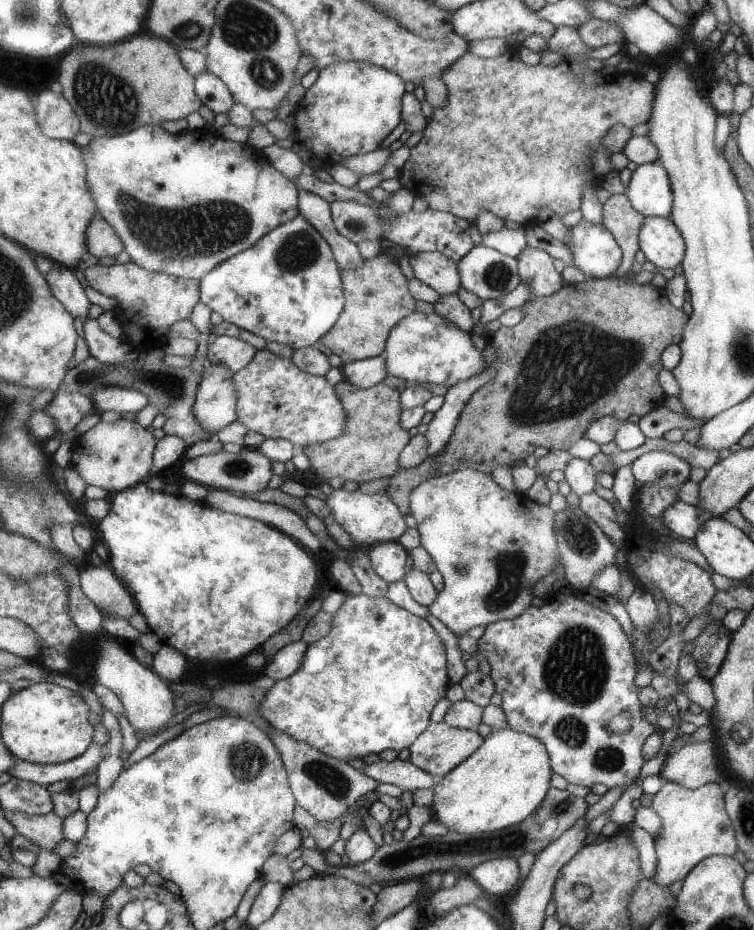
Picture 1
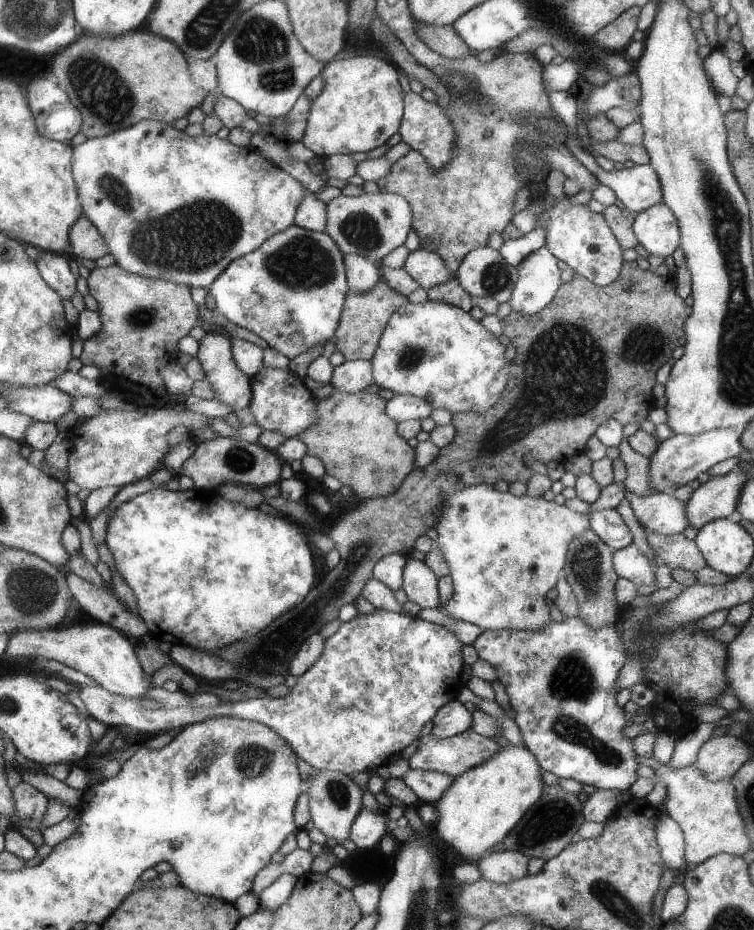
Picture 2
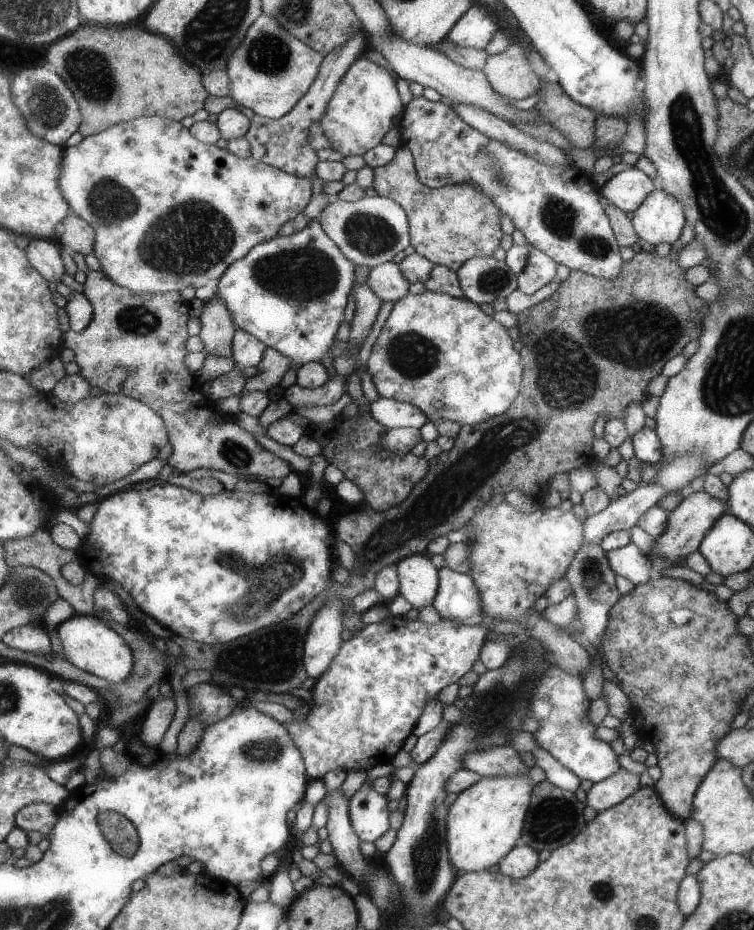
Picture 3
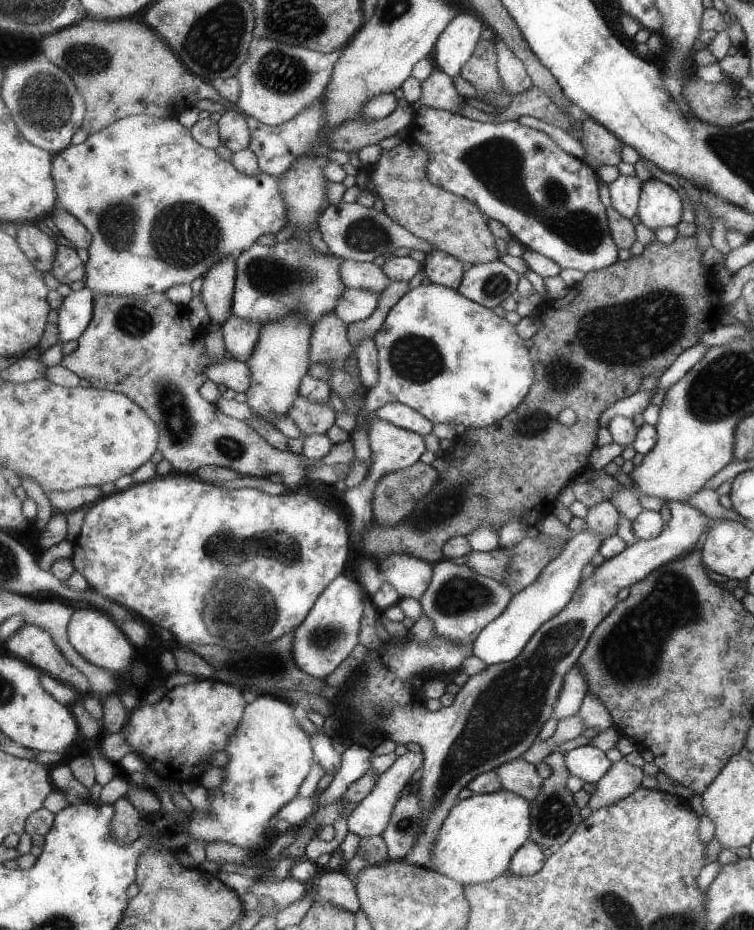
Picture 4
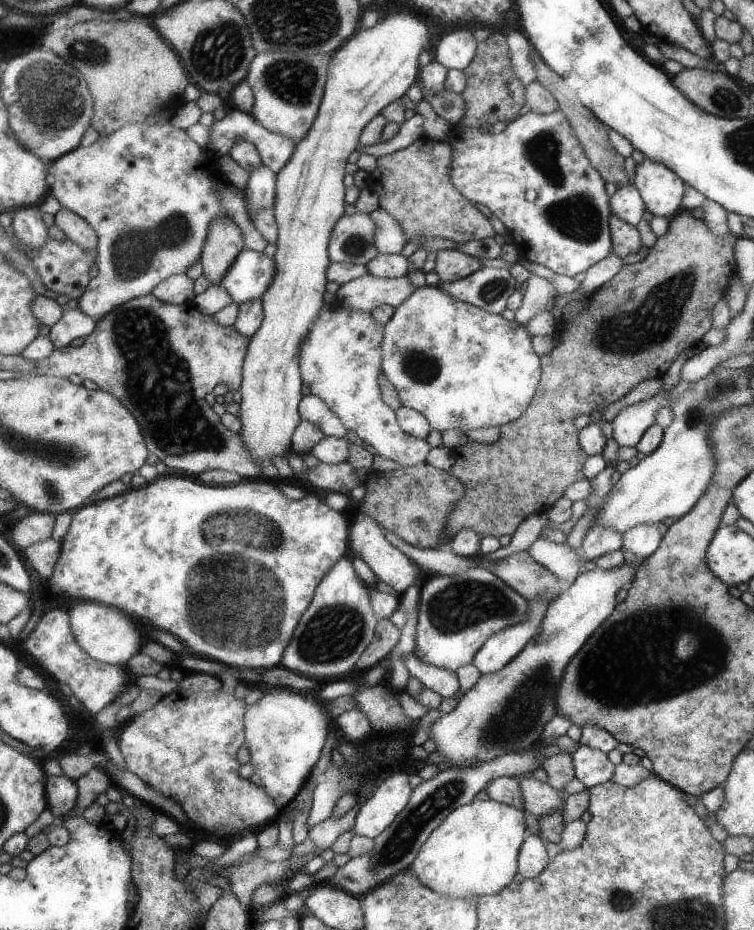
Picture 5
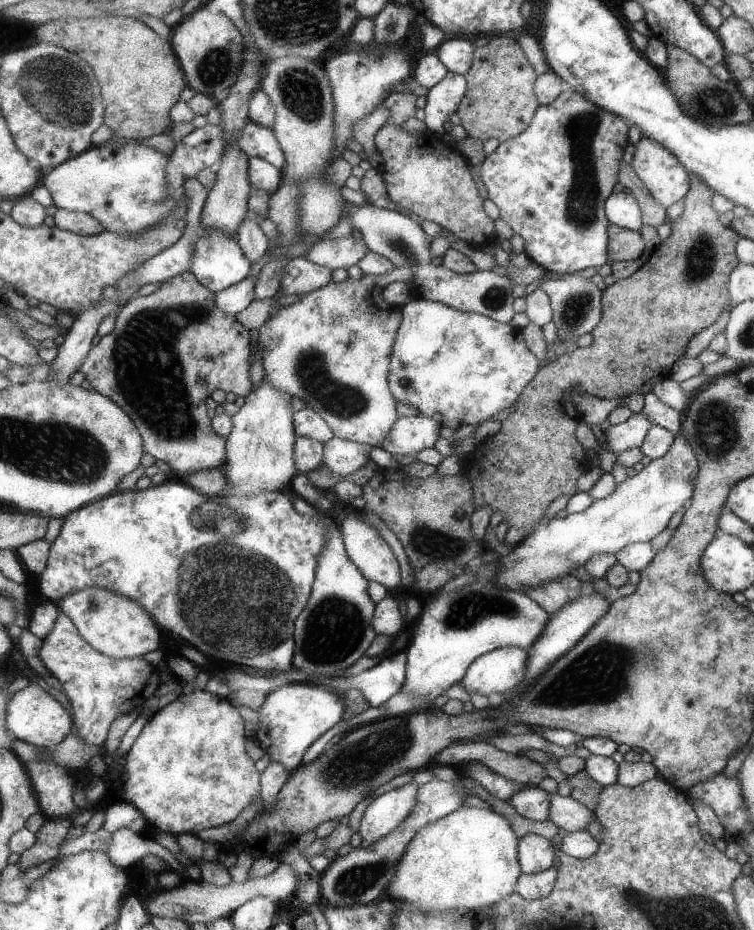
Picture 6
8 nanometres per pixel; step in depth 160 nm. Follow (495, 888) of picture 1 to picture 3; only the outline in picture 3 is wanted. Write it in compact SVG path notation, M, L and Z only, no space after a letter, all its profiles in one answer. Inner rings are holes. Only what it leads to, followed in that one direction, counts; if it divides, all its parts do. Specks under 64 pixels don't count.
M517 845L511 853L501 859L497 870L511 878L520 879L533 874L540 864L537 850L529 845Z

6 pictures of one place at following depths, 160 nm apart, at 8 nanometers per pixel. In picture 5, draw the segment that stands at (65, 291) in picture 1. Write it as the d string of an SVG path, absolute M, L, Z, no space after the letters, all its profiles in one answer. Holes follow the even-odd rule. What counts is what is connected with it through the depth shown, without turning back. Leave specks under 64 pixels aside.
M39 205L21 207L13 212L13 232L17 233L18 237L28 244L28 247L43 246L50 238L41 212Z

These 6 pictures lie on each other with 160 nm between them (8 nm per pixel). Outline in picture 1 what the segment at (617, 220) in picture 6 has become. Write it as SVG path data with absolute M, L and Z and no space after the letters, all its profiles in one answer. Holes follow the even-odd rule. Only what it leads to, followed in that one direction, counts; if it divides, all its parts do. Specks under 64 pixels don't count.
M656 160L637 165L628 178L623 195L645 217L669 217L672 212L668 173Z

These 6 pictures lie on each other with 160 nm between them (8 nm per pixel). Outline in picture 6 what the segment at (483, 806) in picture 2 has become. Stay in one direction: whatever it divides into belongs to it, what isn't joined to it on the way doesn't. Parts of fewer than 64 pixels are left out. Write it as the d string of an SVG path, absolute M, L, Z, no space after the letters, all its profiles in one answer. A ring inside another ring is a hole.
M459 807L451 814L430 822L417 831L397 865L394 877L385 890L385 897L393 901L407 902L416 907L417 911L423 908L424 913L453 909L475 911L479 906L491 908L516 892L523 873L518 854L519 845L520 839L515 836L513 826L505 816L499 816L492 809Z

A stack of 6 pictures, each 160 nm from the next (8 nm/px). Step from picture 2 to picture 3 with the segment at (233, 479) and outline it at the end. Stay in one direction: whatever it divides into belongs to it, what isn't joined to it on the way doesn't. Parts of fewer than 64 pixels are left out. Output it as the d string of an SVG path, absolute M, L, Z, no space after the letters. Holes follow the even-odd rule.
M102 270L88 271L83 291L94 306L93 320L83 332L66 334L64 347L75 351L75 361L81 368L80 375L92 386L99 387L105 393L121 393L144 402L165 419L169 443L173 447L167 461L175 472L188 474L195 469L213 469L261 481L282 479L294 472L289 462L265 448L251 431L245 430L232 417L219 416L219 412L213 411L213 402L203 394L199 380L185 364L185 358L190 353L187 341L190 337L188 324L191 304L179 292L138 293L113 282Z

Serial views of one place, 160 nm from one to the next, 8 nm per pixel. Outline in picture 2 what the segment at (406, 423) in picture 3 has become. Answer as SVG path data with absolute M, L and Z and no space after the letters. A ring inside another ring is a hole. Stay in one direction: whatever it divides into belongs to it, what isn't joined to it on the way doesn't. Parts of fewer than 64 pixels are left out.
M413 395L393 396L386 406L387 414L398 423L429 418L433 409L429 402Z

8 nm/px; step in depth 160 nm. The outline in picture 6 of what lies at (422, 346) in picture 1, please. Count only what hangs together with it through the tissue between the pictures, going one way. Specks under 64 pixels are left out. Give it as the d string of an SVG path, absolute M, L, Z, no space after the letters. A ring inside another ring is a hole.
M415 296L403 306L403 310L404 321L397 333L396 344L392 354L392 369L389 375L390 389L399 403L416 406L420 410L421 415L434 418L441 426L457 429L463 425L483 424L485 420L491 418L493 414L497 414L501 412L501 410L513 406L513 404L517 404L525 387L540 371L539 358L529 350L529 346L527 346L527 342L525 342L525 338L523 338L523 334L521 334L521 329L513 327L509 323L502 323L479 313L464 313L453 307Z

